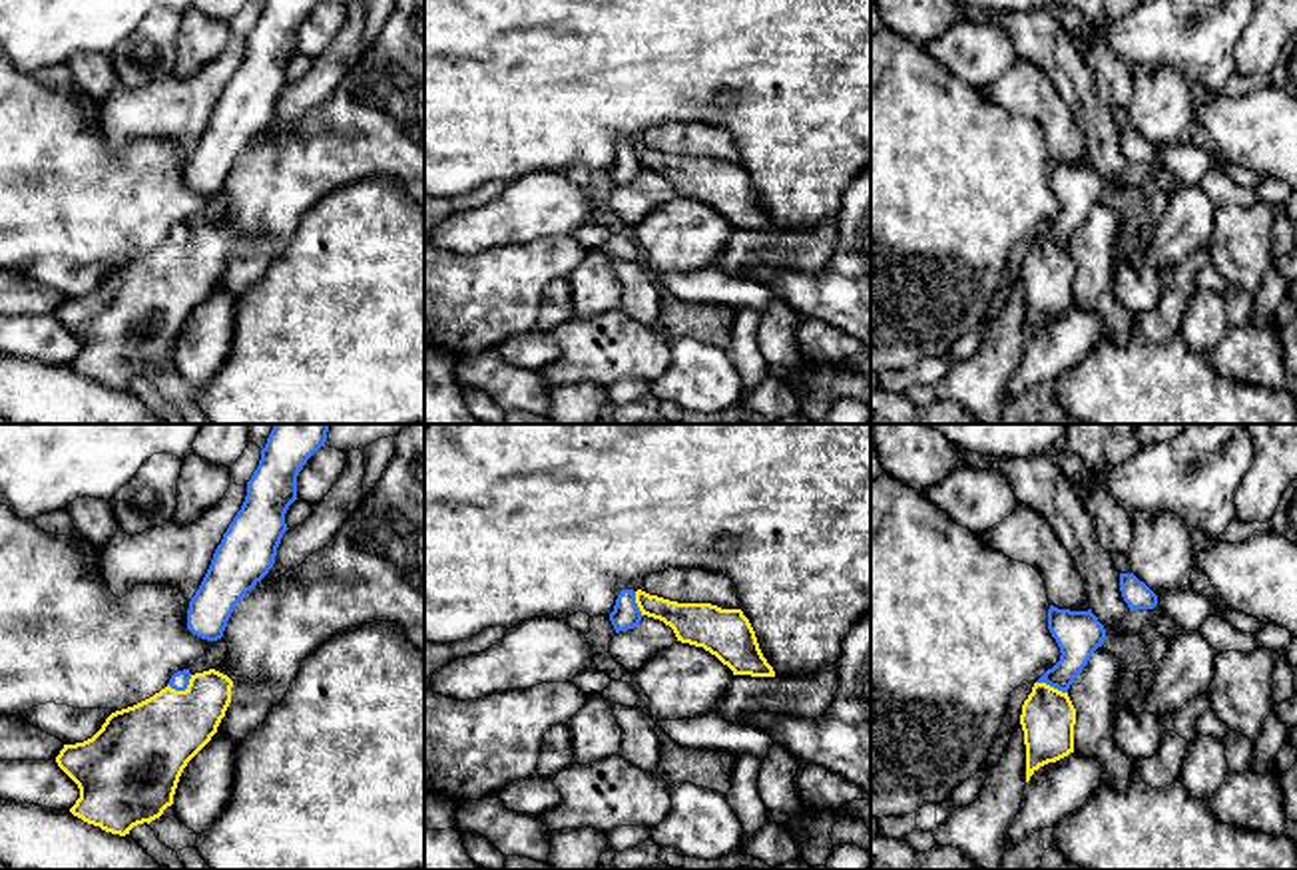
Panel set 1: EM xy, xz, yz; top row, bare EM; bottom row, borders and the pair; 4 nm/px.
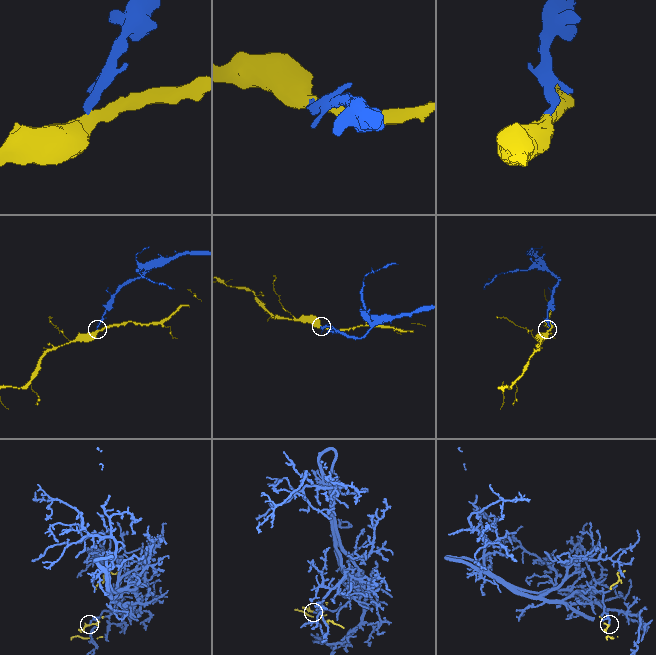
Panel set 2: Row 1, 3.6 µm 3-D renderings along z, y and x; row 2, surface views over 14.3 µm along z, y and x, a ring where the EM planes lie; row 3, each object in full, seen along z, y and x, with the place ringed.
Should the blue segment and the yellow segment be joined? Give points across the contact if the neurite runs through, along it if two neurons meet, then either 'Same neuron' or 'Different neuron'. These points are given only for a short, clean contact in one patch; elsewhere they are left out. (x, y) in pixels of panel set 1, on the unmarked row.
Boundary: xy (192, 229), (184, 243), (168, 239). Different neuron

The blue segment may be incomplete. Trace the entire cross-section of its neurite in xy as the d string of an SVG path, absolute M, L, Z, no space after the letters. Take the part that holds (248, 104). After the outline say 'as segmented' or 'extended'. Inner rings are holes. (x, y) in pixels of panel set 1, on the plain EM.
M265 0L261 4L259 20L247 36L245 56L223 88L211 119L189 155L187 183L193 189L207 195L221 193L235 159L269 127L281 92L289 84L285 68L297 54L297 30L319 2L321 0Z | as segmented

